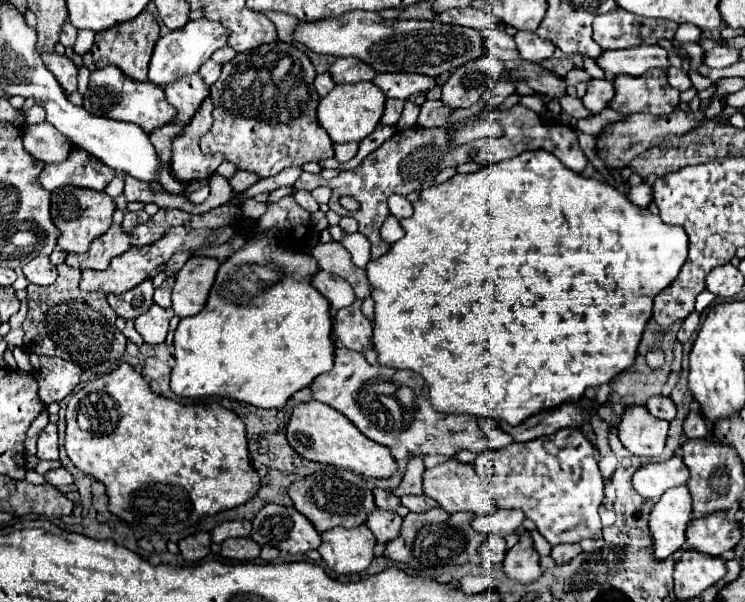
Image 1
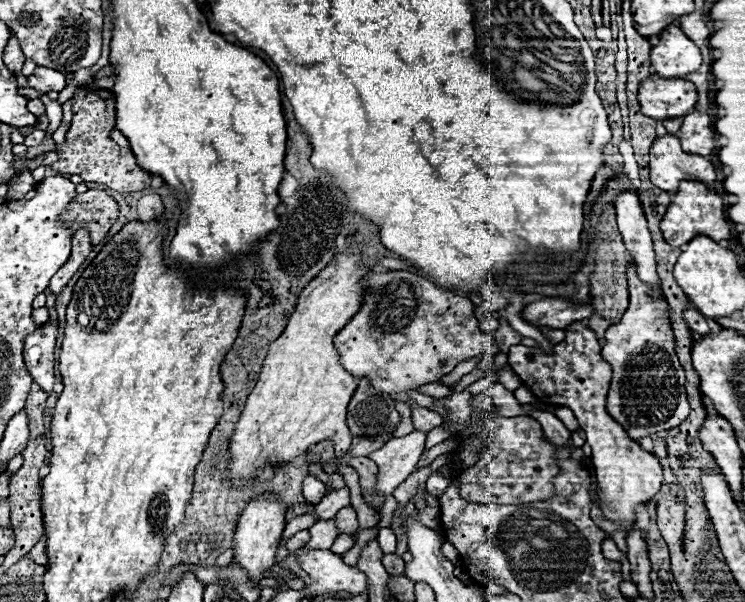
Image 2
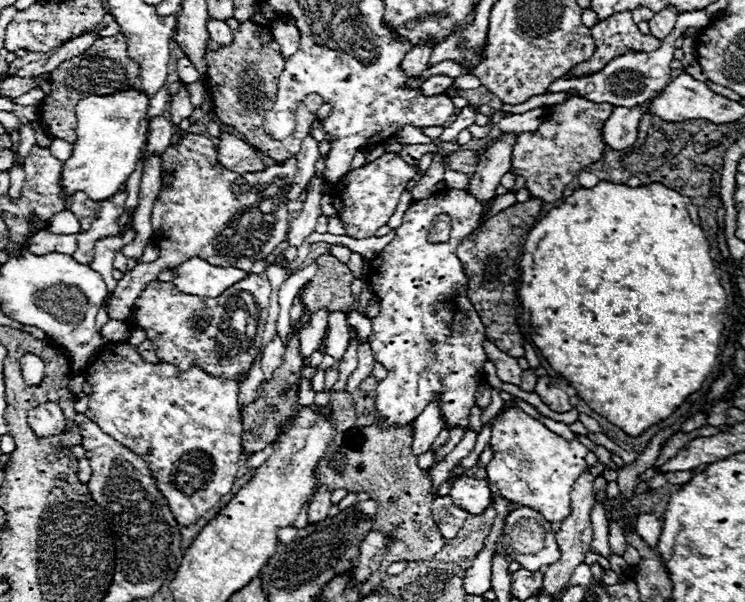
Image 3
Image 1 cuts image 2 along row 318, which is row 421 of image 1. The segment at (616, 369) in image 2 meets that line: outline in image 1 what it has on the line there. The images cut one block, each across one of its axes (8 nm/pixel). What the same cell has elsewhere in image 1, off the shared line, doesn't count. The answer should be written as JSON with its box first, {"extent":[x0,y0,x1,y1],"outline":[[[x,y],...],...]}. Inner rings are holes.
{"extent":[616,406,668,456],"outline":[[[628,406],[616,426],[618,438],[626,450],[636,456],[660,456],[664,450],[668,422],[654,418],[646,406]]]}

